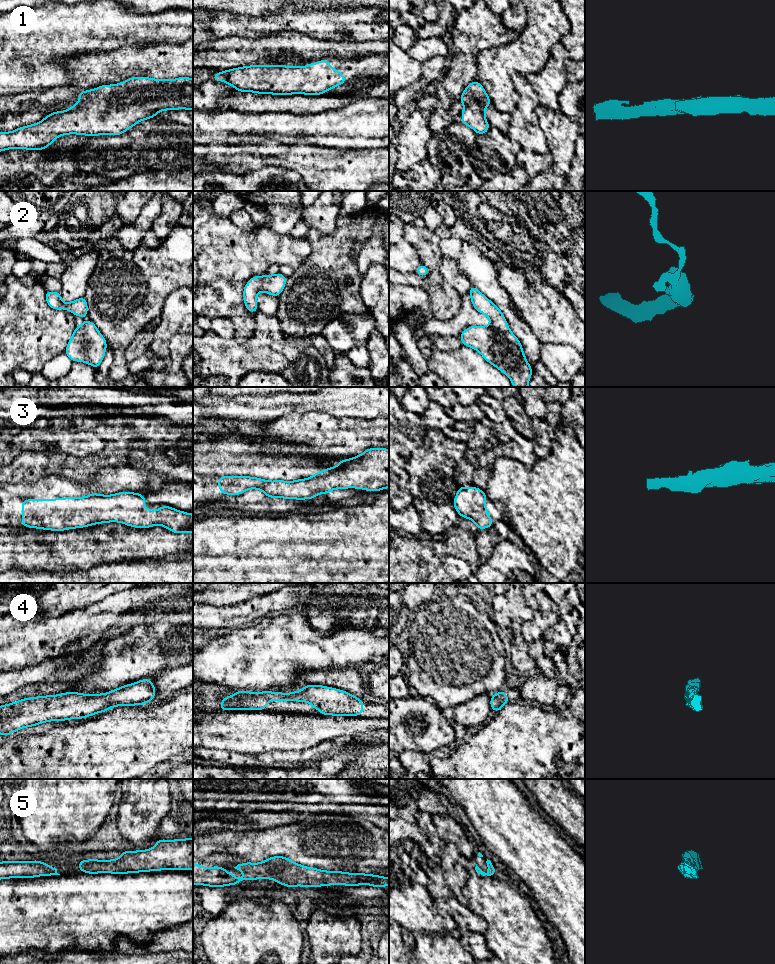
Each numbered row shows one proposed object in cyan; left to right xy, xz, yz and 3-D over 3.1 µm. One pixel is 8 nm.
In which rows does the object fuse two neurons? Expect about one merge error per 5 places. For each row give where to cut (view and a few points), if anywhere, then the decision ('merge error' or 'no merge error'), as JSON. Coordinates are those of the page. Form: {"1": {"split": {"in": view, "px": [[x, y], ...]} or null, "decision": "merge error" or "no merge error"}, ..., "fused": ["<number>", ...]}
{"1": {"split": null, "decision": "no merge error"}, "2": {"split": null, "decision": "no merge error"}, "3": {"split": null, "decision": "no merge error"}, "4": {"split": null, "decision": "no merge error"}, "5": {"split": null, "decision": "no merge error"}, "fused": []}

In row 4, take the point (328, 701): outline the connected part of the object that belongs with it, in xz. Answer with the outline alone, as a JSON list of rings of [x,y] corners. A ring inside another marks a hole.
[[[305,685],[302,690],[290,693],[249,692],[237,690],[237,693],[224,697],[219,709],[227,710],[265,710],[268,701],[307,701],[322,715],[359,716],[363,714],[363,700],[336,688],[321,685]]]

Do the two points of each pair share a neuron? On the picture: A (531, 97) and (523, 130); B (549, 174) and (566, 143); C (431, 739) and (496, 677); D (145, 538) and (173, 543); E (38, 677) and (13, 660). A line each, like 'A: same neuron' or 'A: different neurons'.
A: same neuron
B: different neurons
C: different neurons
D: same neuron
E: different neurons

